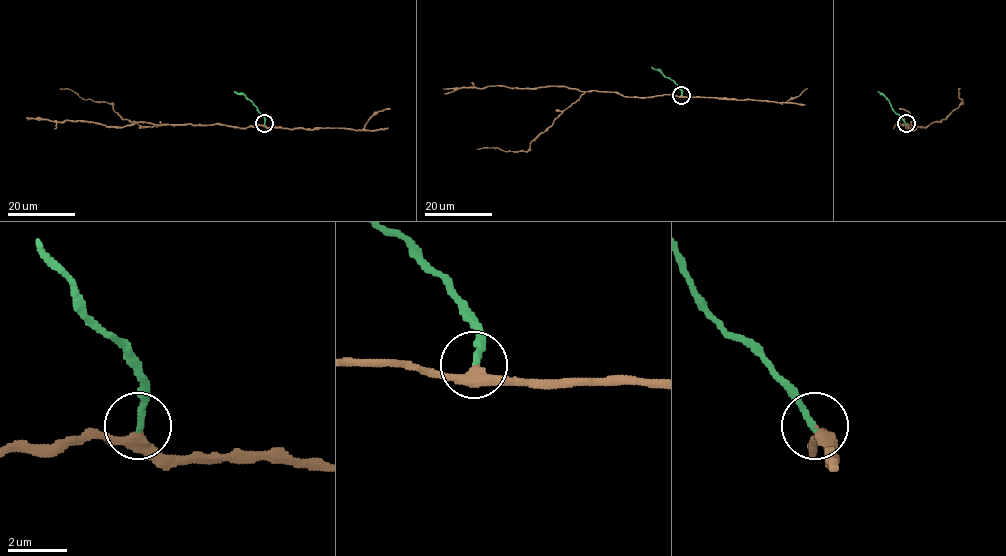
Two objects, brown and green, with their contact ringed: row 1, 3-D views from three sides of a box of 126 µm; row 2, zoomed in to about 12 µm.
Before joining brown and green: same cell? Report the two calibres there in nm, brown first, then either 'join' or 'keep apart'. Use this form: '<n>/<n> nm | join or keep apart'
280/220 nm | keep apart

